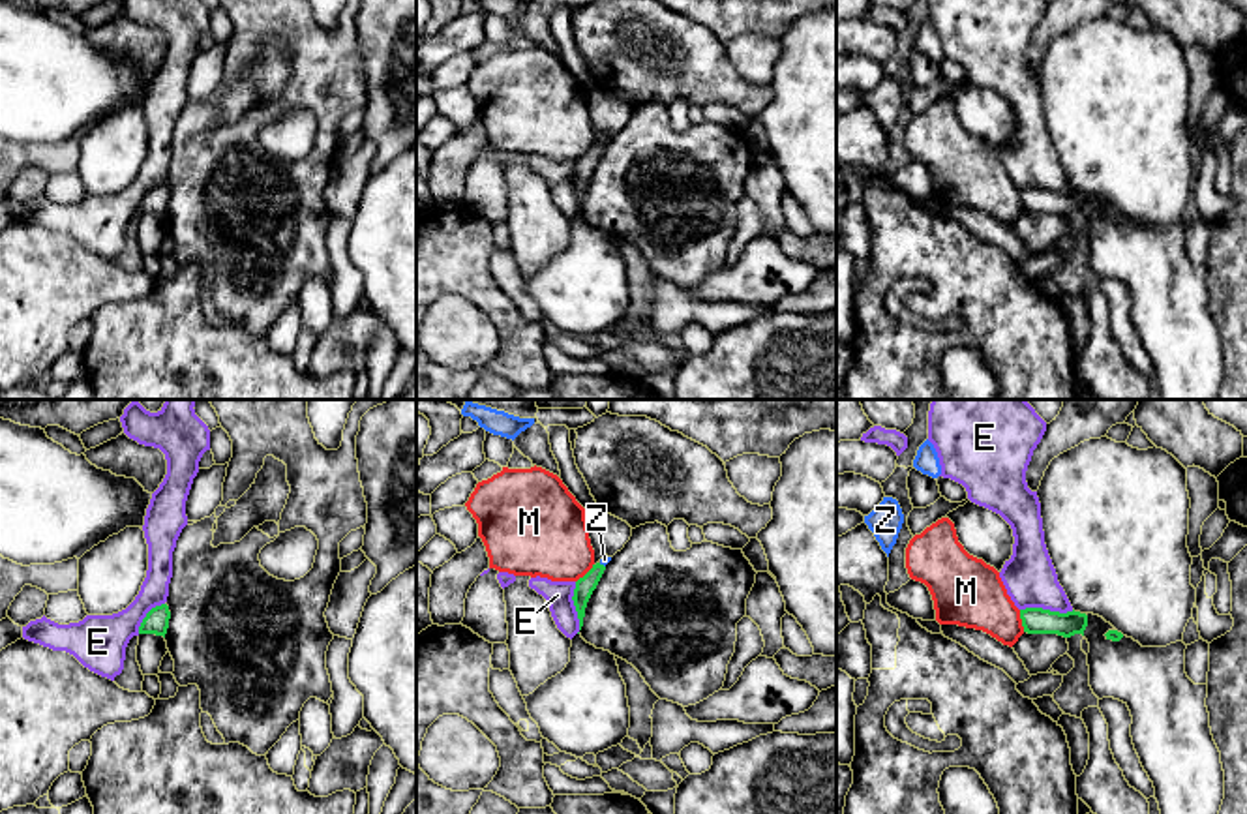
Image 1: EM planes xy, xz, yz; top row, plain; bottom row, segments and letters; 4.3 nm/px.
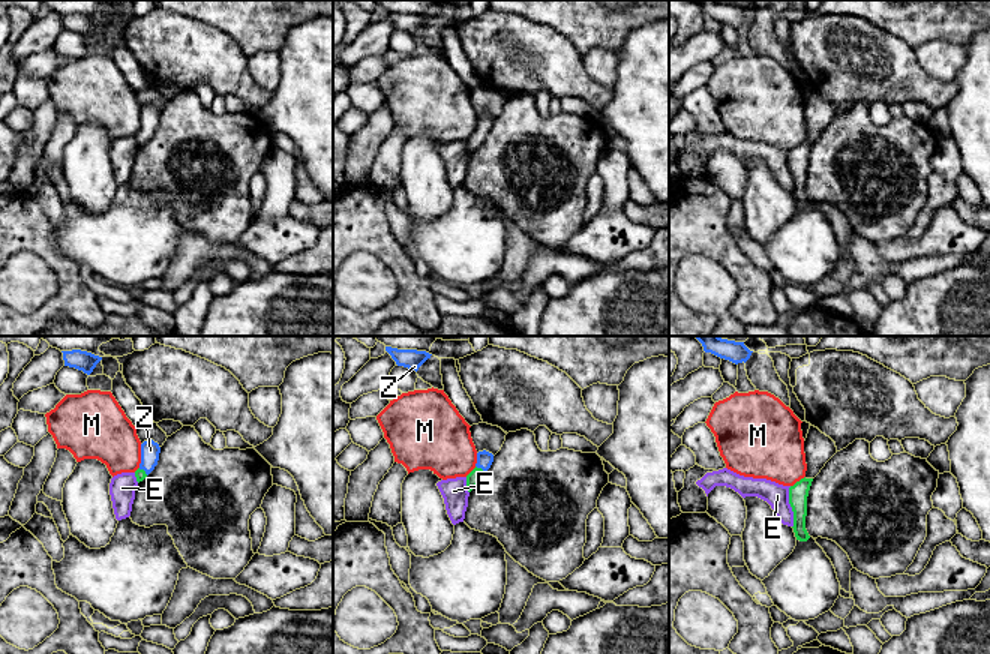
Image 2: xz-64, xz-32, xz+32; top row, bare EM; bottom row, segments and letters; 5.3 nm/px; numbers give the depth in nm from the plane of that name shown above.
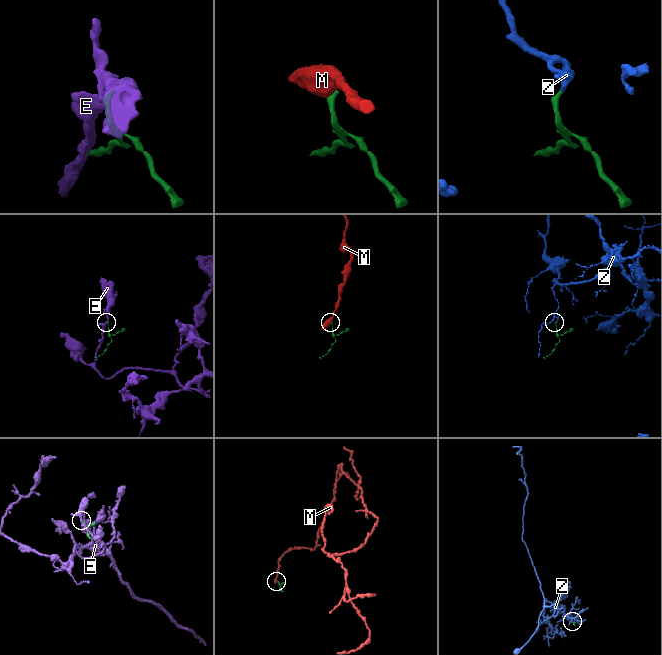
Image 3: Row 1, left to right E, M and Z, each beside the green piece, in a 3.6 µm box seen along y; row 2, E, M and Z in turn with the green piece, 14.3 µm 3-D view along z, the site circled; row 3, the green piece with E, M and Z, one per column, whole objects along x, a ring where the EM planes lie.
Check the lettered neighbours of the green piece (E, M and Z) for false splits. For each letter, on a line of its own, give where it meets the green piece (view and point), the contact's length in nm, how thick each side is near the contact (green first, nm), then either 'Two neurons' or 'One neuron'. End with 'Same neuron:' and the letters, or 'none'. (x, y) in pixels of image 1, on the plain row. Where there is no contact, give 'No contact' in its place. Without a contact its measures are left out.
E: Touches green at yz (1047, 190). Shared border 240 nm. Thickness 110 nm (green) against 220 nm. Two neurons
M: Touches green at yz (1022, 201). Shared border 100 nm. Thickness 110 nm (green) against 280 nm. Two neurons
Z: Touches green at xz (602, 145). Shared border 40 nm. Thickness 80 nm (green) against 40 nm. One neuron
Same neuron: Z

